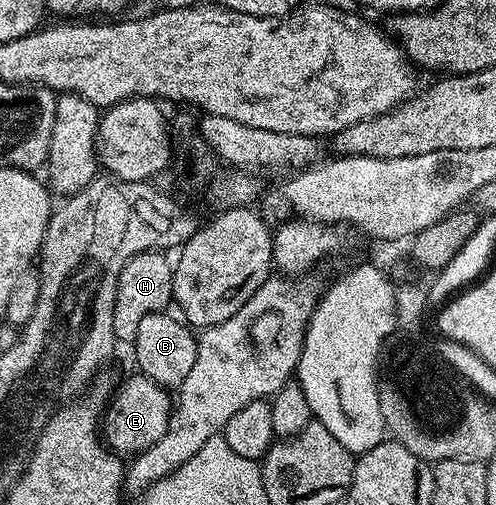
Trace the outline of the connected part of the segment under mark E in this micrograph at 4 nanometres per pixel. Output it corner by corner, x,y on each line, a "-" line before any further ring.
132,372
132,375
114,390
108,404
102,414
103,441
109,450
121,456
135,456
162,440
168,418
172,414
174,398
165,387
154,384
154,380
150,380
145,374

